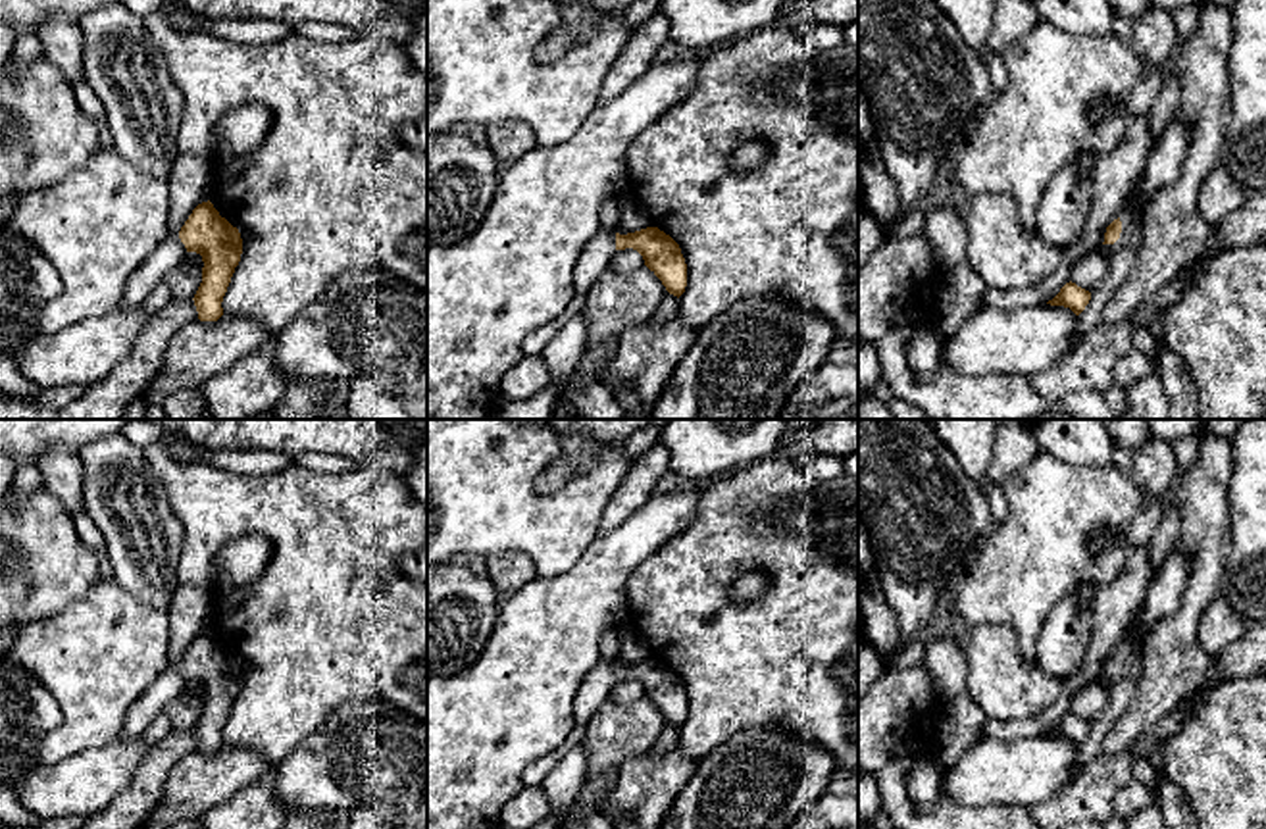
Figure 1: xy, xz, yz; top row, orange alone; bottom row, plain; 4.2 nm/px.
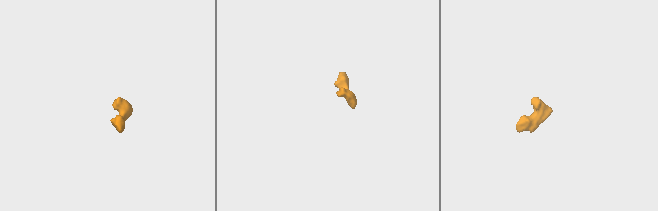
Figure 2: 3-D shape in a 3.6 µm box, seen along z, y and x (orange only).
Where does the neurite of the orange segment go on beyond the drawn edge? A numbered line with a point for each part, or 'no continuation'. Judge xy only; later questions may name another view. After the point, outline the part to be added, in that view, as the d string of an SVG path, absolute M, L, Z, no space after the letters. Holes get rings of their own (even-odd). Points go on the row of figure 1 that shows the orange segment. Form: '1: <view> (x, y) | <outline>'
1: xy (170, 252) | M169 233L146 262L133 271L127 281L121 306L133 308L144 302L150 290L187 258L187 248L179 235Z

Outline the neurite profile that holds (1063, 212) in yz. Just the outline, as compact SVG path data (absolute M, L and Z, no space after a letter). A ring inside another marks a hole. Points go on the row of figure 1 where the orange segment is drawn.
M1083 152L1049 183L1035 214L1035 231L1062 250L1081 237L1093 206L1093 171L1101 156Z

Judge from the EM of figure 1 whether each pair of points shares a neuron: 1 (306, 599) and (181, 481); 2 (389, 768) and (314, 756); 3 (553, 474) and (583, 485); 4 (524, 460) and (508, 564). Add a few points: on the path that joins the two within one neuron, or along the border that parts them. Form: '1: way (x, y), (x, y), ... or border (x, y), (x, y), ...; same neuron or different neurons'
1: way (303, 558), (249, 504), (222, 504); same neuron
2: way (370, 760), (333, 760); same neuron
3: border (597, 443), (591, 460), (562, 485), (535, 489); different neurons
4: border (485, 558), (497, 552), (522, 552), (537, 576); different neurons

